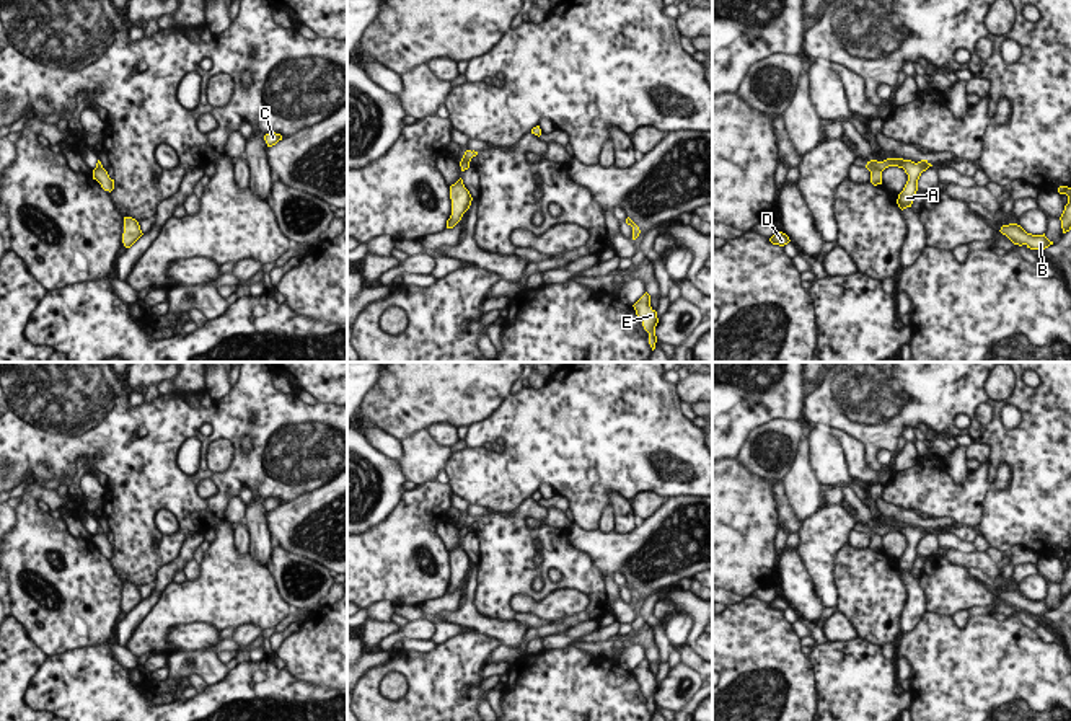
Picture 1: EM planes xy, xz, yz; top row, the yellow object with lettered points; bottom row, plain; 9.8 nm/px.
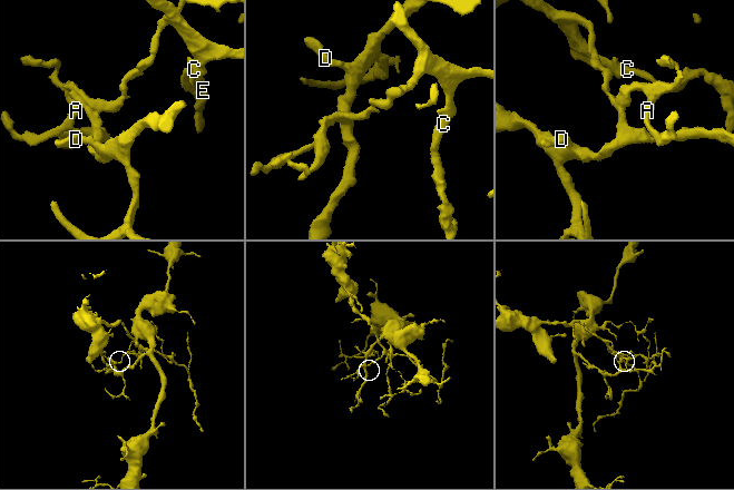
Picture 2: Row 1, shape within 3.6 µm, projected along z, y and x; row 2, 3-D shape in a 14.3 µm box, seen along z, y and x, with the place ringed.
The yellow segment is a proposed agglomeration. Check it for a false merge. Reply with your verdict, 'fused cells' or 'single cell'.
fused cells

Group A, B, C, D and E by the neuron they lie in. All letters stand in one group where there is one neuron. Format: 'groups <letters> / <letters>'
groups A C E / B D

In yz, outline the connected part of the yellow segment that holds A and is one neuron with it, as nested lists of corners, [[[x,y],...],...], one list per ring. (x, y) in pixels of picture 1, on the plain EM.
[[[887,524],[884,527],[870,525],[867,527],[866,533],[869,537],[879,533],[884,537],[888,532],[898,532],[903,533],[905,538],[908,540],[908,546],[903,553],[903,556],[898,560],[897,569],[903,576],[906,573],[911,573],[915,560],[918,556],[918,545],[923,537],[926,537],[929,532],[932,532],[928,525],[921,525],[918,529],[911,525],[903,525],[903,524]]]

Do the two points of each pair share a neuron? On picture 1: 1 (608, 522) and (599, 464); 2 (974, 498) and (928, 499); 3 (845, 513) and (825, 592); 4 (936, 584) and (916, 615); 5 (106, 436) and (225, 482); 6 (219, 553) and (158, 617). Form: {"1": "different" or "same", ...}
{"1": "different", "2": "same", "3": "same", "4": "different", "5": "same", "6": "same"}

